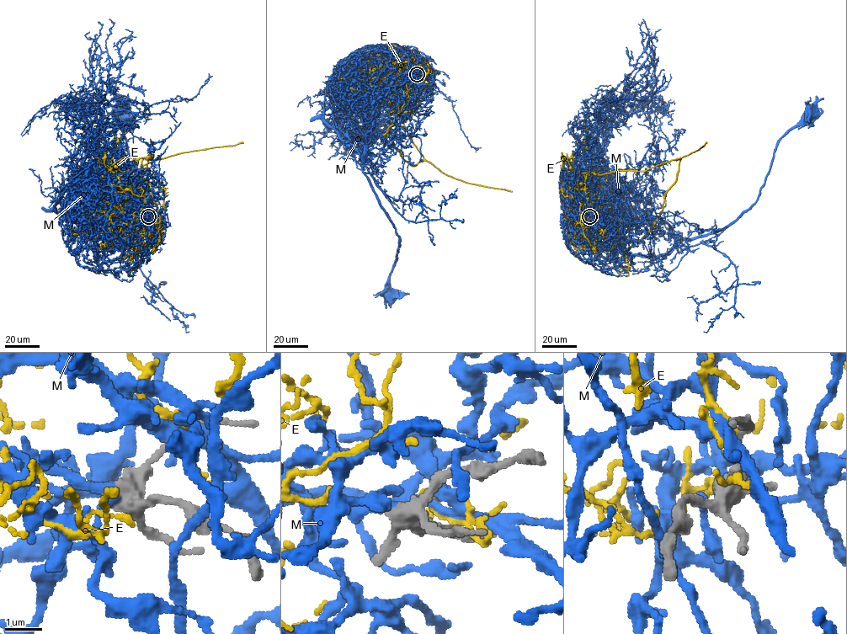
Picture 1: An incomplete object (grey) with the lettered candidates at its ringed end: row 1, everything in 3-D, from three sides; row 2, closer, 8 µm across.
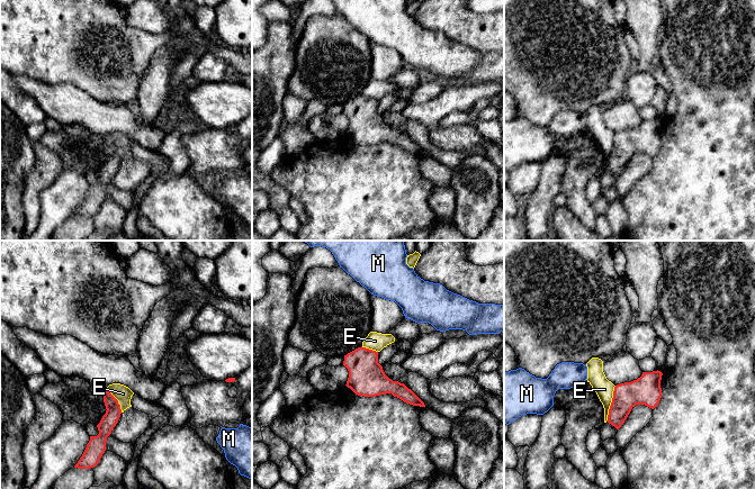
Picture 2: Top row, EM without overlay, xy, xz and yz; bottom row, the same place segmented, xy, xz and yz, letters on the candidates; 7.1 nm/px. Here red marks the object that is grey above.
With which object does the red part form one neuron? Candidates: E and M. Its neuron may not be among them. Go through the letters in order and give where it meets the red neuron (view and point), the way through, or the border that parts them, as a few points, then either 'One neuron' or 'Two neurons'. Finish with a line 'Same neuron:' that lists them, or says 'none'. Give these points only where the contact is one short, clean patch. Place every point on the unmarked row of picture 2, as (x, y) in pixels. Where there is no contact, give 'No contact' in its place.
E: Touches red at yz (611, 152). Boundary: yz (616, 134), (605, 169). Two neurons
M: No contact. One neuron
Same neuron: M

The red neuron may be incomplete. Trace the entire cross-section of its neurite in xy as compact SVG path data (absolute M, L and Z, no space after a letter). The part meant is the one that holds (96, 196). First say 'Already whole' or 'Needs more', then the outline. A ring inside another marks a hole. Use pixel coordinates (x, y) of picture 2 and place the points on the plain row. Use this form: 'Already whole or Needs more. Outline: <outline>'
Already whole. Outline: M106 137L104 141L104 151L107 159L100 171L97 173L99 182L97 184L90 184L90 189L74 216L95 216L106 199L107 185L111 182L111 179L116 174L120 165L122 157L118 148Z

